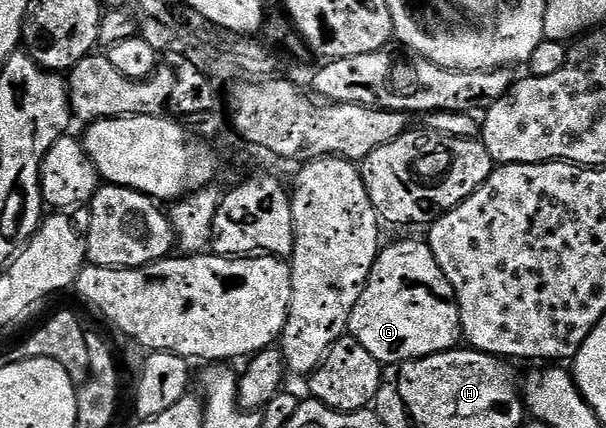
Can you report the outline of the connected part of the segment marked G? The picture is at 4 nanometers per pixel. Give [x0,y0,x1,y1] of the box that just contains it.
[348,241,461,364]

